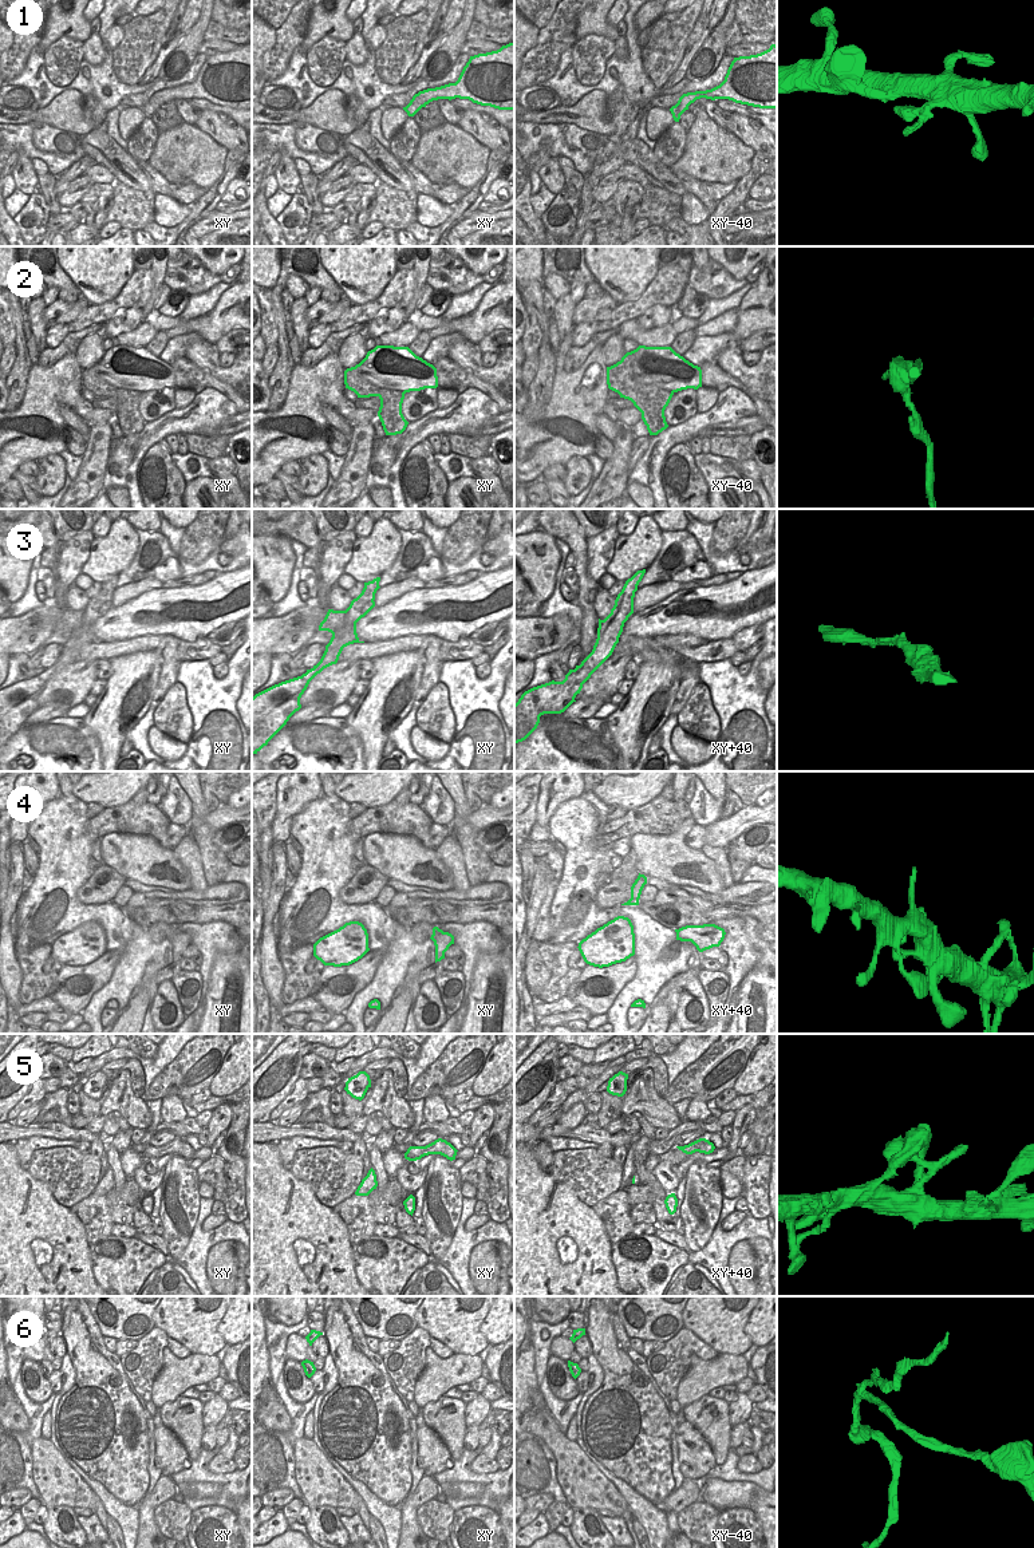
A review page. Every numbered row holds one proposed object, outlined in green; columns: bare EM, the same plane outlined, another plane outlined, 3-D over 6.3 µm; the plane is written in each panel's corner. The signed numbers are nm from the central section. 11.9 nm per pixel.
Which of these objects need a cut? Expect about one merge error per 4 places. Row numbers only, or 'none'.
2, 6

